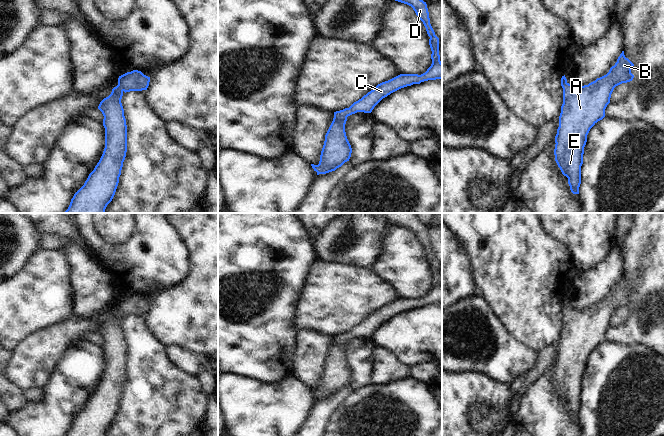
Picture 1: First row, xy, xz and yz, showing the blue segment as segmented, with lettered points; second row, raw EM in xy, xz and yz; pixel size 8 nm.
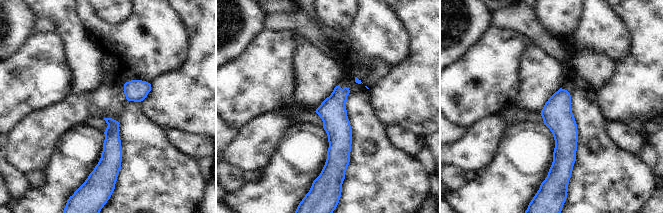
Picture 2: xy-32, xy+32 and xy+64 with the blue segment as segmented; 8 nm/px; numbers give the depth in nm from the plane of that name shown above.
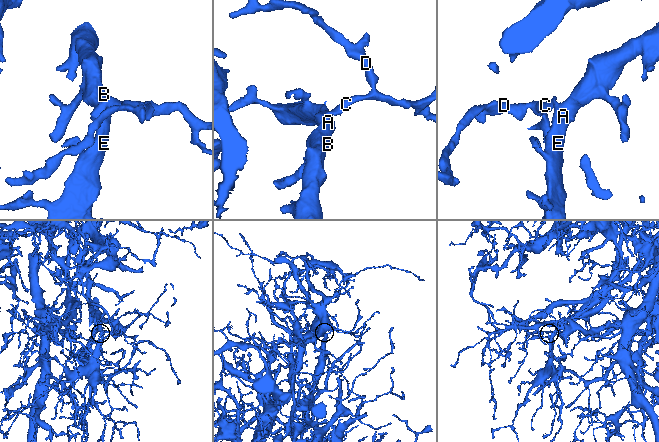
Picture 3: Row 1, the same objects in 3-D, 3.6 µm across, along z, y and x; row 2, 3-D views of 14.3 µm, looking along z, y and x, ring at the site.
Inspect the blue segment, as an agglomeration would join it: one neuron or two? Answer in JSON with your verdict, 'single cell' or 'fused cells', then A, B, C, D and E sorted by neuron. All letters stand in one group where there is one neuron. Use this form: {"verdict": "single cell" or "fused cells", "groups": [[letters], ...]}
{"verdict": "single cell", "groups": [["A", "B", "C", "D", "E"]]}

